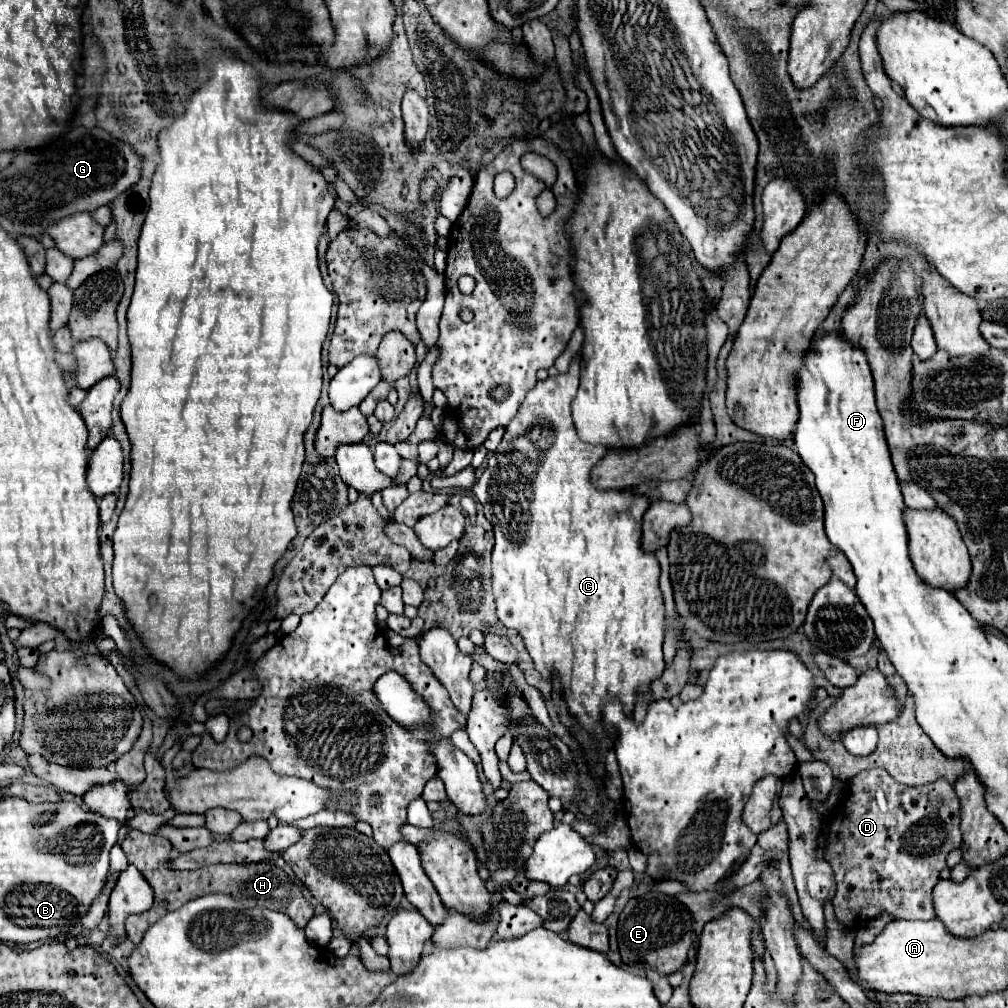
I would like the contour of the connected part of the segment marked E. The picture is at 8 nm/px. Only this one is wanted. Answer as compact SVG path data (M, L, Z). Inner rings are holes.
M648 892L642 898L632 898L628 900L628 904L624 906L624 910L620 912L618 918L618 948L620 948L620 956L624 964L638 964L638 960L644 966L656 966L656 970L660 970L662 974L672 974L684 968L686 964L686 954L694 948L694 918L688 912L688 908L676 898L676 896L668 896L662 892Z

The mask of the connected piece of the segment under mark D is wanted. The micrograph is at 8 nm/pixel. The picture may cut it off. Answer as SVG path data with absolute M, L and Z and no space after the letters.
M872 768L850 778L846 788L846 798L828 826L824 842L826 862L832 866L836 878L836 894L832 898L836 920L848 928L860 928L882 912L890 914L892 920L934 918L932 888L940 880L946 856L962 846L960 802L954 786L946 778L924 786L904 786L884 768Z

